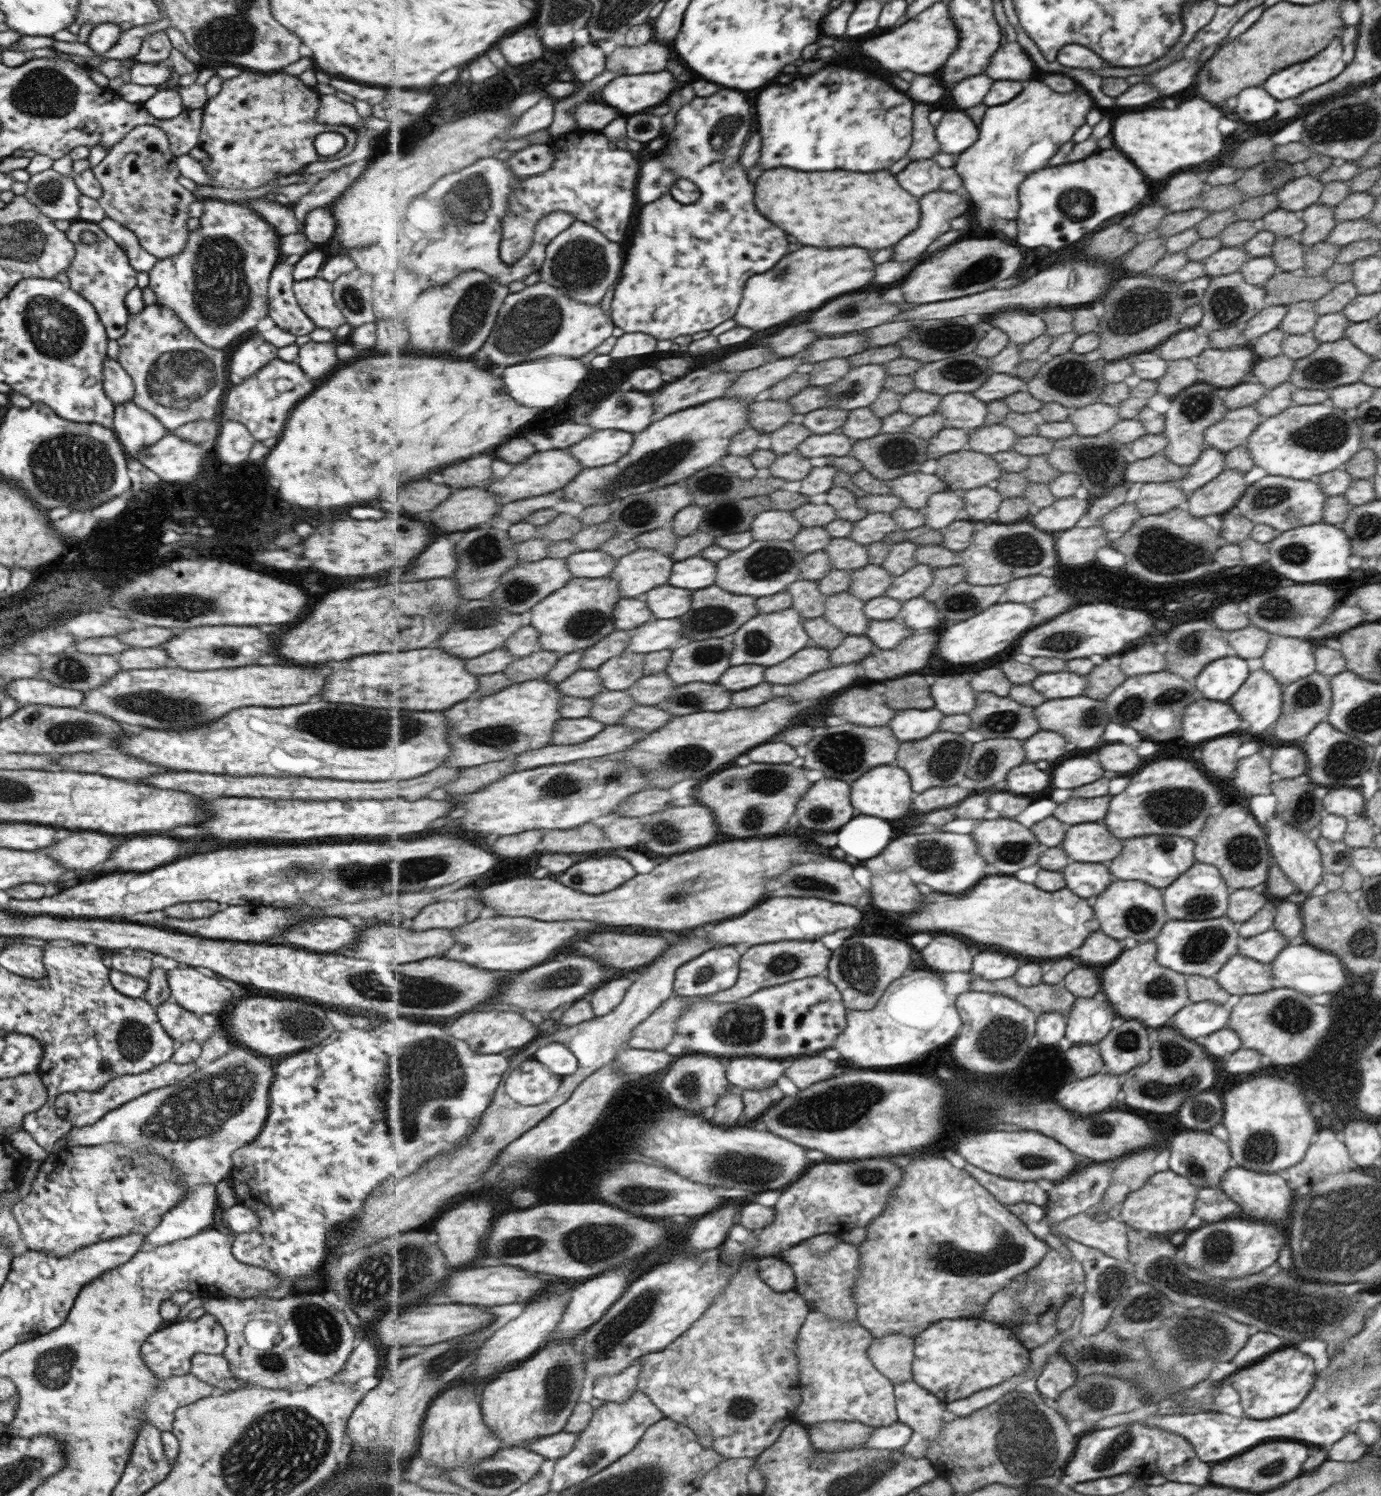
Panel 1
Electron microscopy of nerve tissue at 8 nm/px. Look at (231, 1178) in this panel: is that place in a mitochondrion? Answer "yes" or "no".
no

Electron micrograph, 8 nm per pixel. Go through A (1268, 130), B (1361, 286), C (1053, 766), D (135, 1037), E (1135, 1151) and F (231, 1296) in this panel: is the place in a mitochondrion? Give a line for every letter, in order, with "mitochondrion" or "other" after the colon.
A: other
B: other
C: other
D: mitochondrion
E: other
F: other

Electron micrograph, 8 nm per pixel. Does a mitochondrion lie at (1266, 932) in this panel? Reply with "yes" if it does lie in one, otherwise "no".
no

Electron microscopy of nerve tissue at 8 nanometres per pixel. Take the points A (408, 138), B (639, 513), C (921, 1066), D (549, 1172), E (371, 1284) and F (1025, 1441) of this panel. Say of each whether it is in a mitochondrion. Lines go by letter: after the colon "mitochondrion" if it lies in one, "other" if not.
A: other
B: mitochondrion
C: other
D: other
E: mitochondrion
F: mitochondrion

